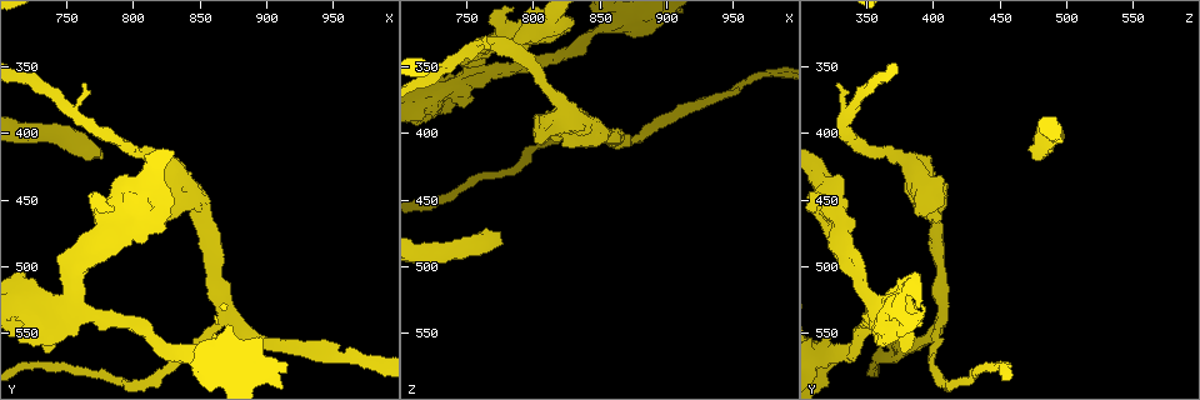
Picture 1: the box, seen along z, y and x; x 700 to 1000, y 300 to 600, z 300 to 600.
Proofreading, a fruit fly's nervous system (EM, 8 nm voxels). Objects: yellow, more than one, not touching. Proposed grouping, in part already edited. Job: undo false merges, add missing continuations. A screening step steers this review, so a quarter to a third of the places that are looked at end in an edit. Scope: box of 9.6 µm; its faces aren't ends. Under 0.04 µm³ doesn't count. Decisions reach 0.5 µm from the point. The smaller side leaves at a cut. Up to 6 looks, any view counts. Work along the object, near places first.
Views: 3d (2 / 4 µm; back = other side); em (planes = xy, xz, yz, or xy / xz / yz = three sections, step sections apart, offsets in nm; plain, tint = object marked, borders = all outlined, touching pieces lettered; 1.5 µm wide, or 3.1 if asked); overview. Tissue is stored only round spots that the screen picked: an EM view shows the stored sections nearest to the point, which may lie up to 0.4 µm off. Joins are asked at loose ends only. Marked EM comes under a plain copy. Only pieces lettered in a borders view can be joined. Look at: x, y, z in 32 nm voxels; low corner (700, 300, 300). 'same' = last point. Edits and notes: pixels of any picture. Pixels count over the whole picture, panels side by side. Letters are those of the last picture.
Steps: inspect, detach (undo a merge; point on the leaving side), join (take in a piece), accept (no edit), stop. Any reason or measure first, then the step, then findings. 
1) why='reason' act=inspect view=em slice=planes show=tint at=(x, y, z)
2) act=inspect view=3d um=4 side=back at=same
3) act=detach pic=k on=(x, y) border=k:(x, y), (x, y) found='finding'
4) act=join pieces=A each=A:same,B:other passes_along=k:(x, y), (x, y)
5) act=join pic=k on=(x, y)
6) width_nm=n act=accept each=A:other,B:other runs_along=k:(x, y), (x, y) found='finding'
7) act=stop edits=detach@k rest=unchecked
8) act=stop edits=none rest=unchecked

why='free end' act=inspect view=em slice=planes show=borders at=(946, 558, 372)

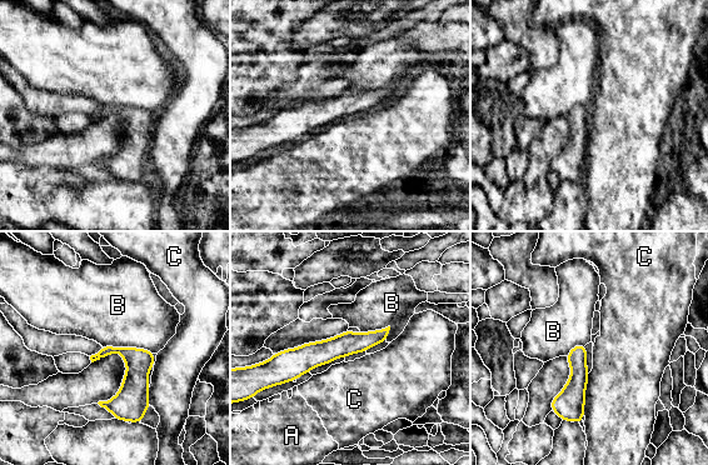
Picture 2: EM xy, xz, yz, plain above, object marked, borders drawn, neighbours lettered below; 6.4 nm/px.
longest_contact=B:340nm act=accept each=A:other,B:other,C:other border=2:(589, 373), (583, 415) found='no lettered piece goes on from it'

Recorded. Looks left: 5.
act=inspect view=3d um=4 at=(850, 464, 404)

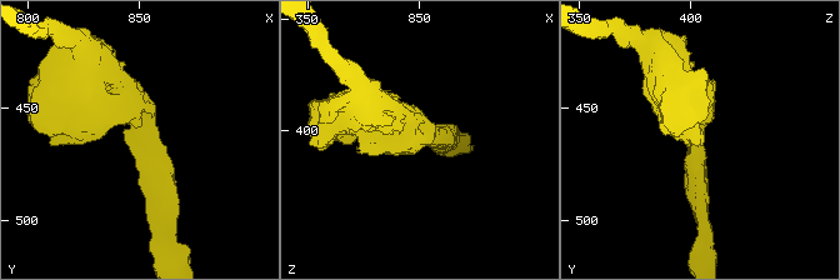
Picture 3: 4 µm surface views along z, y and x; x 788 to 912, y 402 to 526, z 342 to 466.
arm_widths_nm=320,340 why='need the tissue' act=inspect view=em slice=planes show=borders at=(850, 465, 403)

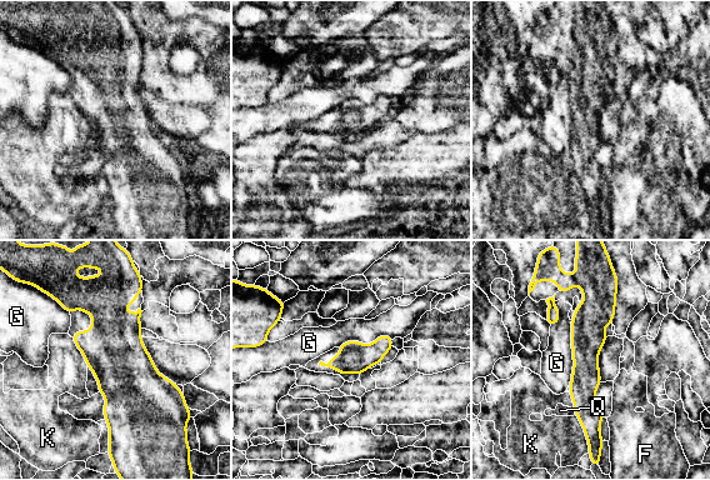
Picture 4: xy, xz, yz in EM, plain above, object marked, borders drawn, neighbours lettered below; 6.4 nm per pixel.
act=accept each=F:other,G:other,K:other,Q:other border=4:(571, 320), (573, 373), (569, 384) found='one cell here'

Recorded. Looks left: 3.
why='branch stops here' act=inspect view=em slice=xz step=8 show=borders at=(746, 494, 348)

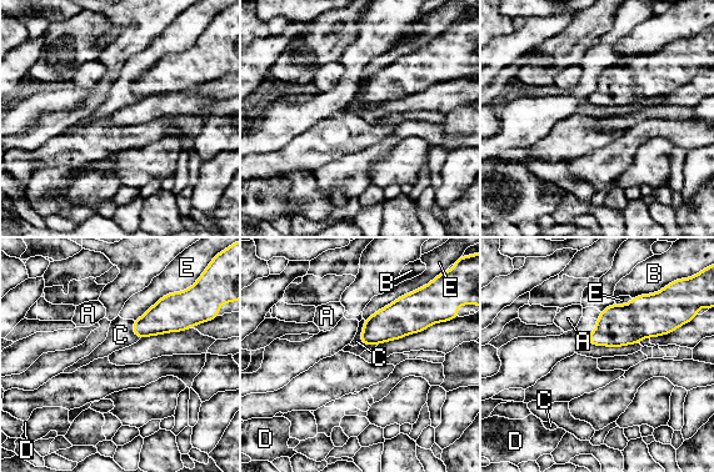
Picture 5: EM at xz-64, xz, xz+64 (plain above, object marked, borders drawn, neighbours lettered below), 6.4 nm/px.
act=accept each=A:other,B:other,C:other,D:other,E:other border=5:(364, 320), (360, 337), (362, 344) found='none of them fits'

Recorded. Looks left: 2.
act=stop edits=none rest=unchecked

